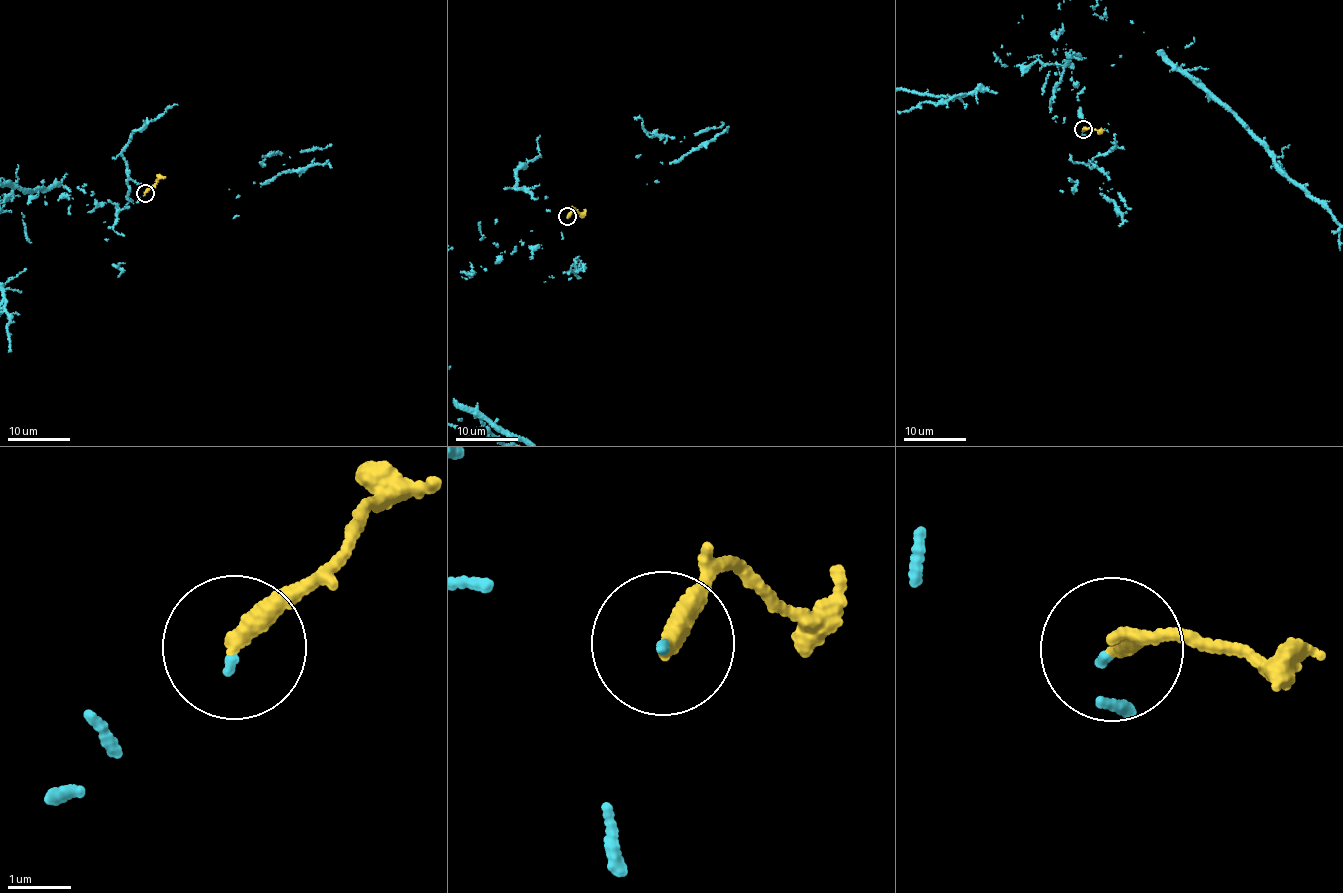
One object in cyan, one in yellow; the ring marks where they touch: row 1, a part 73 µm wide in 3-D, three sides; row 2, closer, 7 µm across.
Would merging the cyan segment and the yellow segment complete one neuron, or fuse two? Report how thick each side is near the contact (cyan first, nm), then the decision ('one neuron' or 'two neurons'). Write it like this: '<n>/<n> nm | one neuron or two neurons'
70/320 nm | one neuron

